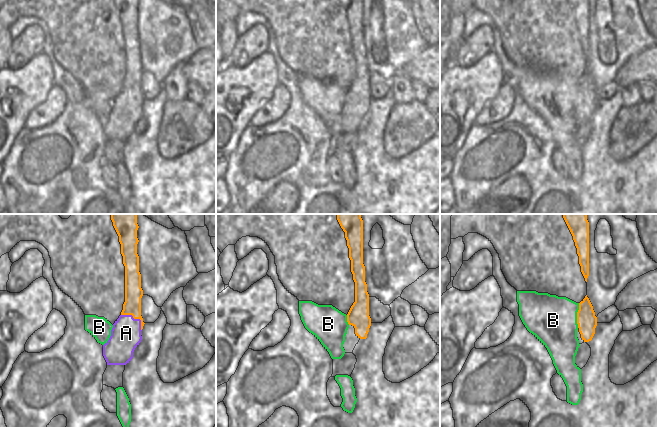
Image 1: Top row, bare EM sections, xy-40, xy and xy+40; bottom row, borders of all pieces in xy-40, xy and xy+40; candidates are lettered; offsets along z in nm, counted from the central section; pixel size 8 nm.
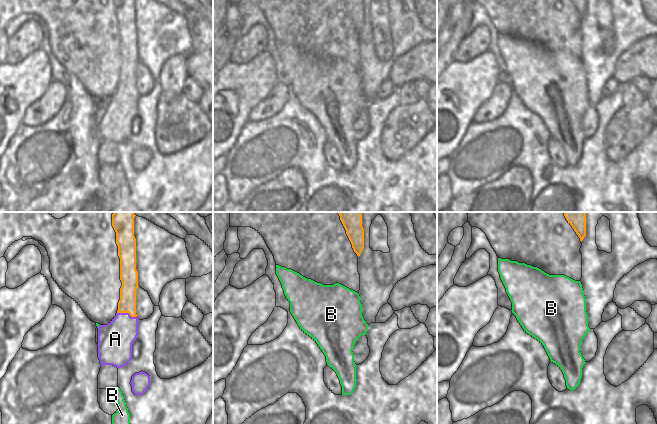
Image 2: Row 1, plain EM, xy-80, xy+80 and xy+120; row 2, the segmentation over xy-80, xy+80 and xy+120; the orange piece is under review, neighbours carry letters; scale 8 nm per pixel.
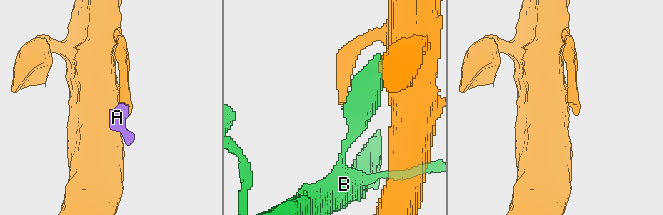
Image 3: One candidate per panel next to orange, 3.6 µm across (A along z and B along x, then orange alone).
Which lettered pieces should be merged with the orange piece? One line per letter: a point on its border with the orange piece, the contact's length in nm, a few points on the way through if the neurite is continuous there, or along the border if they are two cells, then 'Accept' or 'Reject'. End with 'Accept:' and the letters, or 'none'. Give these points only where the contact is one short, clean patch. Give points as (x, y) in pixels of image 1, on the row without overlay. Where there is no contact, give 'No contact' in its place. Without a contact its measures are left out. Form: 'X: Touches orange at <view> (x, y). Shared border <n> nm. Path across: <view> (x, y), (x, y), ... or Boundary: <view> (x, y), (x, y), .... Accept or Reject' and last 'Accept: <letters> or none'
A: Touches orange at xy-40 (136, 94). Shared border 220 nm. Boundary: xy-40 (121, 90), (130, 90), (134, 94), (138, 94), (141, 106). Reject
B: Touches orange at xy+40 (577, 91). Shared border 200 nm. Boundary: xy+40 (579, 79), (577, 103). Reject
Accept: none.

